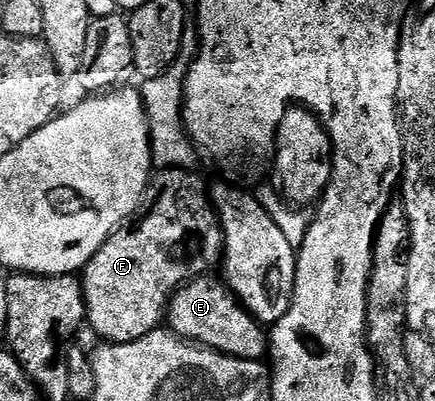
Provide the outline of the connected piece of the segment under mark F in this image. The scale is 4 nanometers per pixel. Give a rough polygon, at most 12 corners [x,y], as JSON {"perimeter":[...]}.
{"perimeter":[[199,173],[152,178],[142,214],[81,272],[104,344],[164,322],[214,272],[223,225]]}

